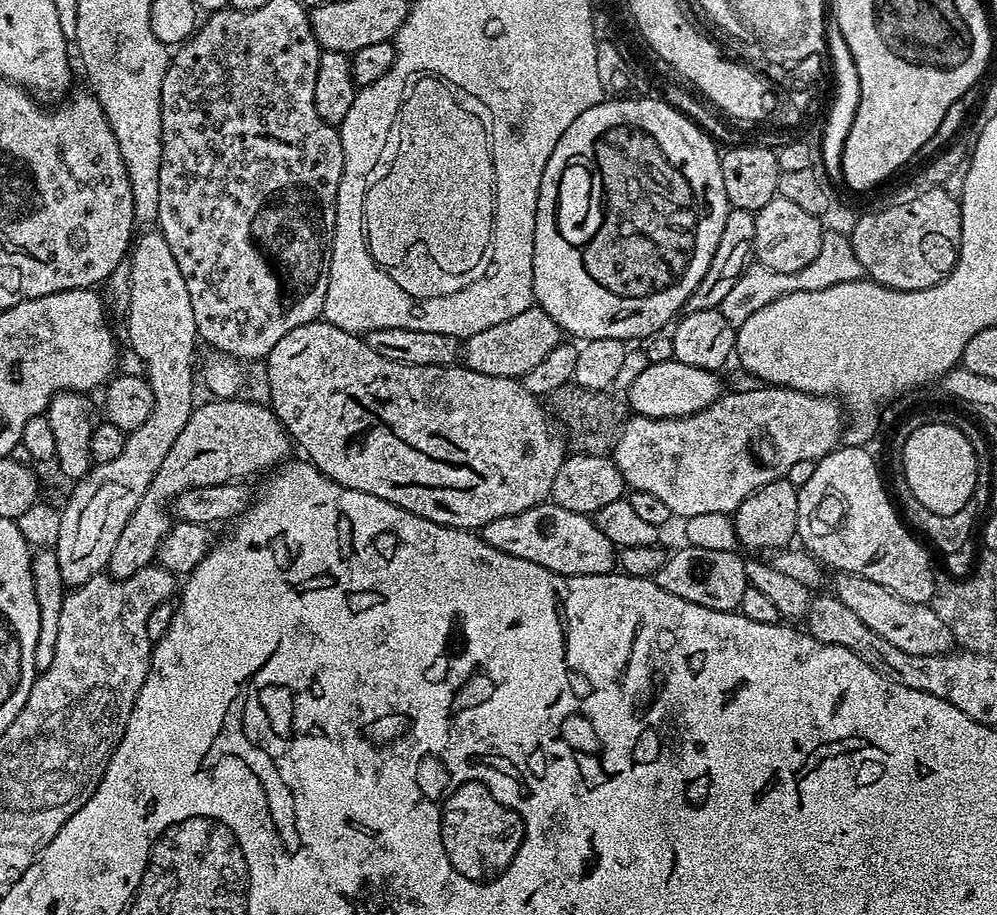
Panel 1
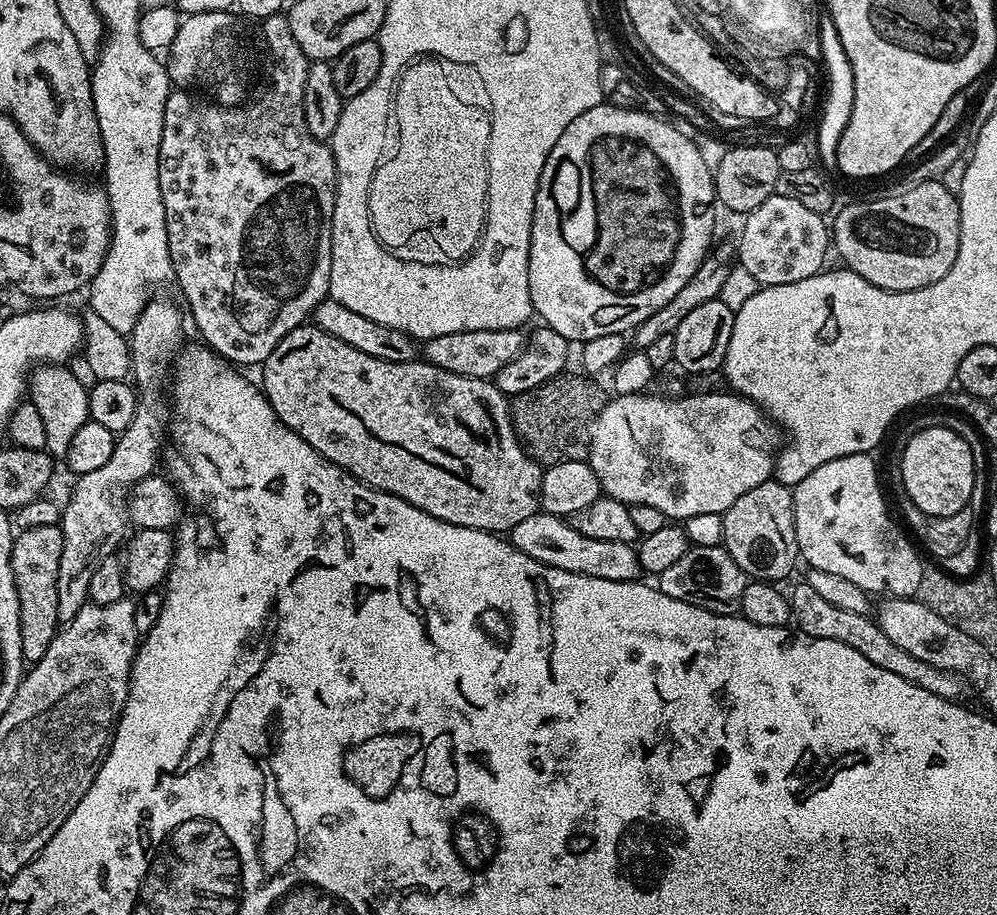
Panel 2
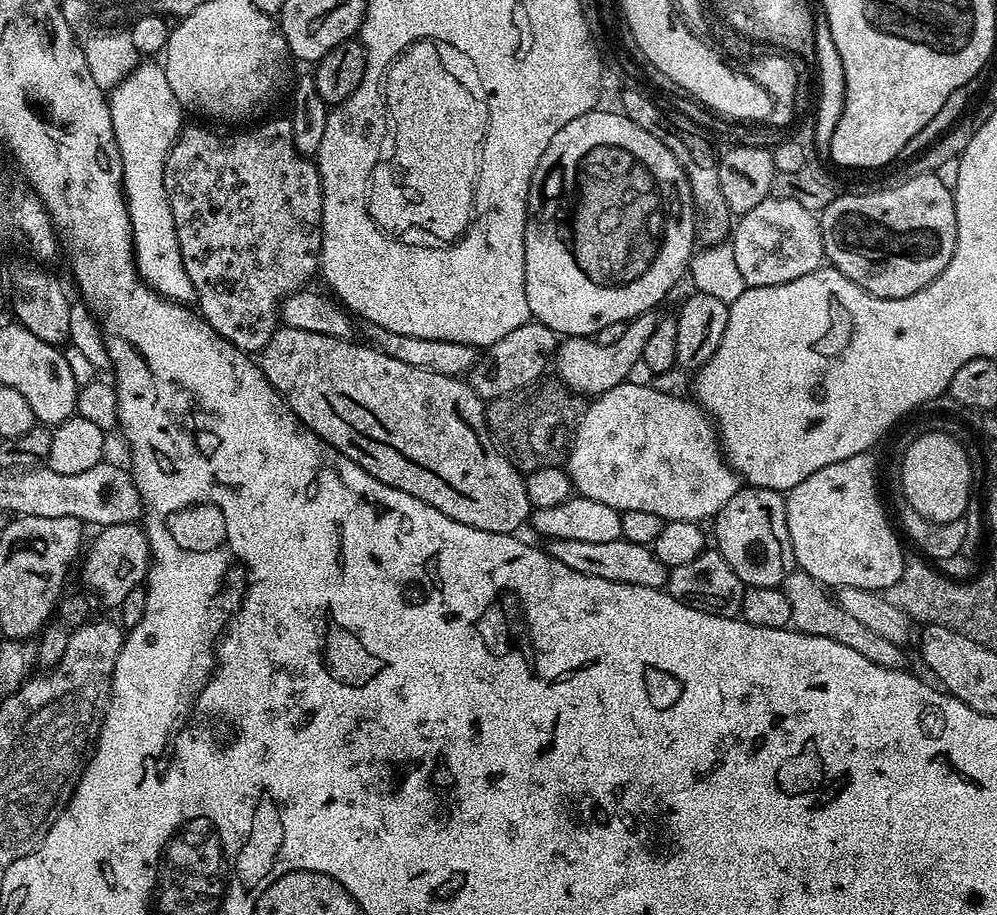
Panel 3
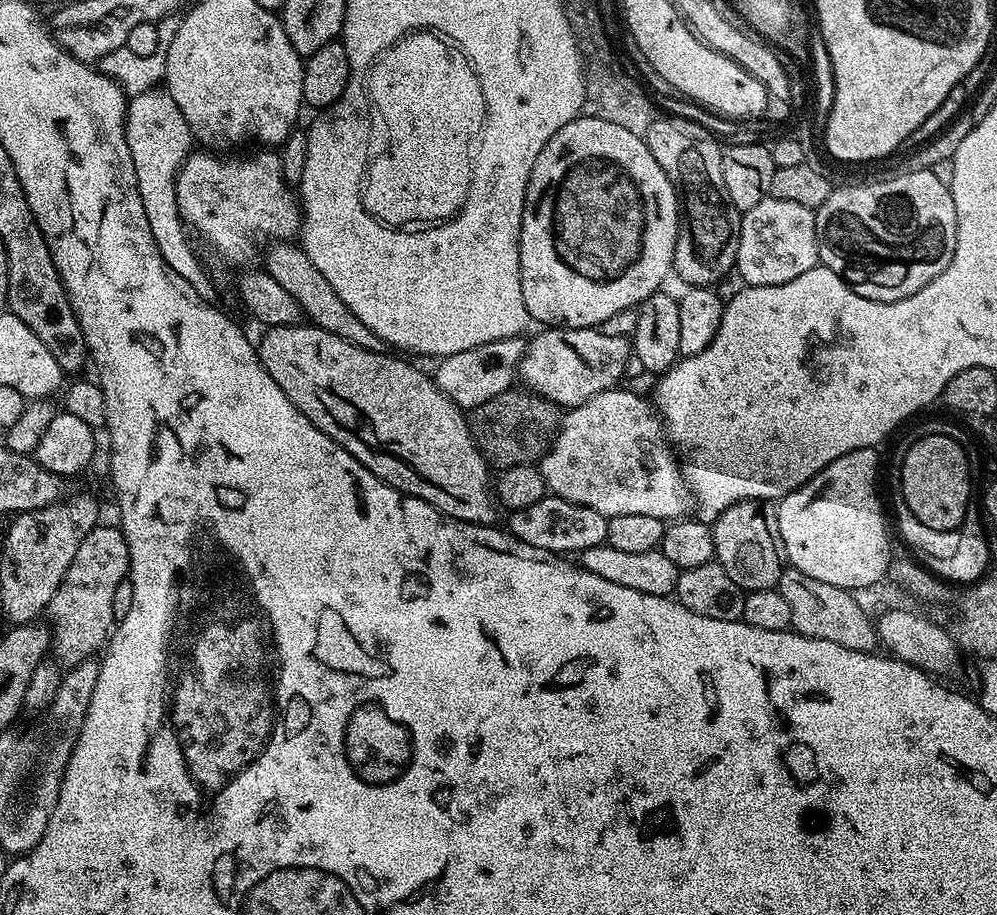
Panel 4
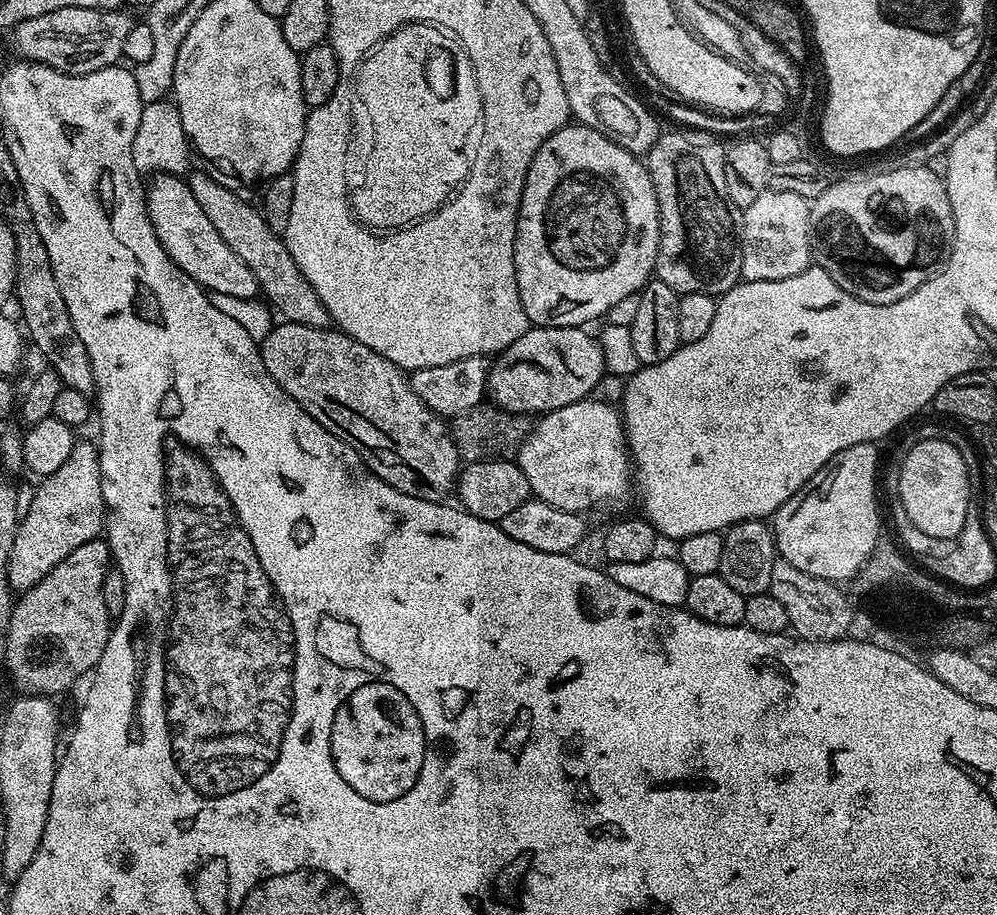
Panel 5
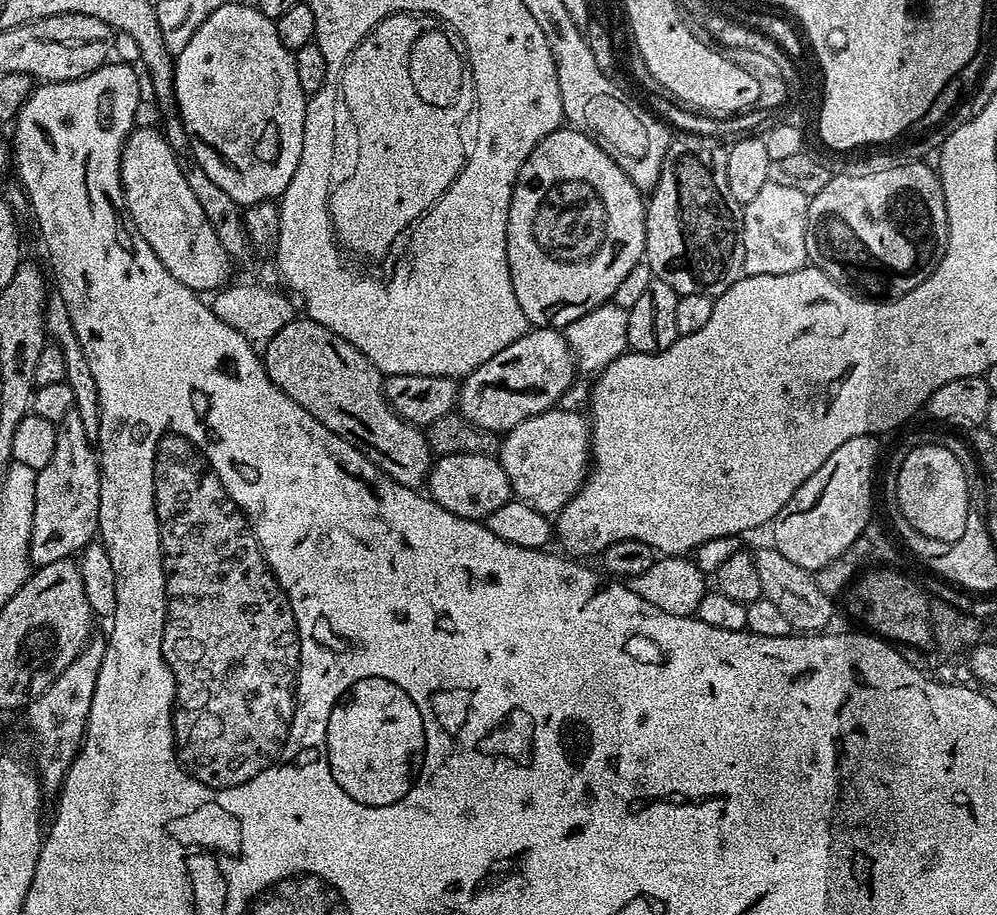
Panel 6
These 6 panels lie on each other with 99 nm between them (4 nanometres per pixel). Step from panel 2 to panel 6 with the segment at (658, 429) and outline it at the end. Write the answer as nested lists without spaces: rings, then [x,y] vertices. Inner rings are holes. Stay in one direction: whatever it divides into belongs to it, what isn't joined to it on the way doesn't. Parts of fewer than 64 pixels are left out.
[[[557,406],[526,418],[526,422],[503,433],[498,444],[498,459],[502,470],[506,470],[506,478],[510,478],[513,497],[551,517],[570,503],[587,480],[591,447],[589,417]]]

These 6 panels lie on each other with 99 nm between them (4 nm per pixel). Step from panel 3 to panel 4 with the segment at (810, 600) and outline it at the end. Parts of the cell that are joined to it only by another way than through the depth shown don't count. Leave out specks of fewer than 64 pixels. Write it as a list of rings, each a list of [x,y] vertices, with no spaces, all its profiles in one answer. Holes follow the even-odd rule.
[[[788,566],[783,569],[778,590],[790,606],[792,628],[800,635],[821,642],[838,642],[838,646],[859,652],[877,651],[878,637],[873,617],[857,597],[852,597],[855,595],[849,589],[818,582],[818,578],[810,578],[810,574],[802,574]]]

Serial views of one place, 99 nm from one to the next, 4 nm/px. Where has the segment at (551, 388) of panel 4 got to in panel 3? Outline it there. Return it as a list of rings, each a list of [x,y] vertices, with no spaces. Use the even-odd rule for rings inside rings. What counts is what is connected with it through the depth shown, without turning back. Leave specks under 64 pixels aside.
[[[655,311],[644,312],[636,319],[627,323],[628,329],[618,342],[600,344],[594,338],[583,336],[570,336],[559,341],[554,357],[555,375],[574,392],[579,392],[588,398],[602,395],[606,390],[627,381],[630,370],[639,360],[644,359],[646,342],[655,334],[661,317]]]

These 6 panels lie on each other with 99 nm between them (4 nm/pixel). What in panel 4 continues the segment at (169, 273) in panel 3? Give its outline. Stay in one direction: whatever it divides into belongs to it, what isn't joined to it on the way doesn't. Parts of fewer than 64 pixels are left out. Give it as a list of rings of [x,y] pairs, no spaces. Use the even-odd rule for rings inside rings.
[[[152,88],[128,100],[128,116],[124,119],[124,125],[130,158],[134,162],[138,194],[142,198],[142,210],[146,214],[150,234],[158,246],[158,254],[166,258],[166,266],[170,266],[174,274],[186,278],[186,282],[194,286],[194,294],[198,294],[201,300],[215,301],[216,288],[211,278],[200,269],[200,262],[188,241],[189,233],[176,205],[176,175],[194,148],[192,131],[186,118],[182,118],[182,110],[178,110],[178,102],[174,102],[167,90]]]

